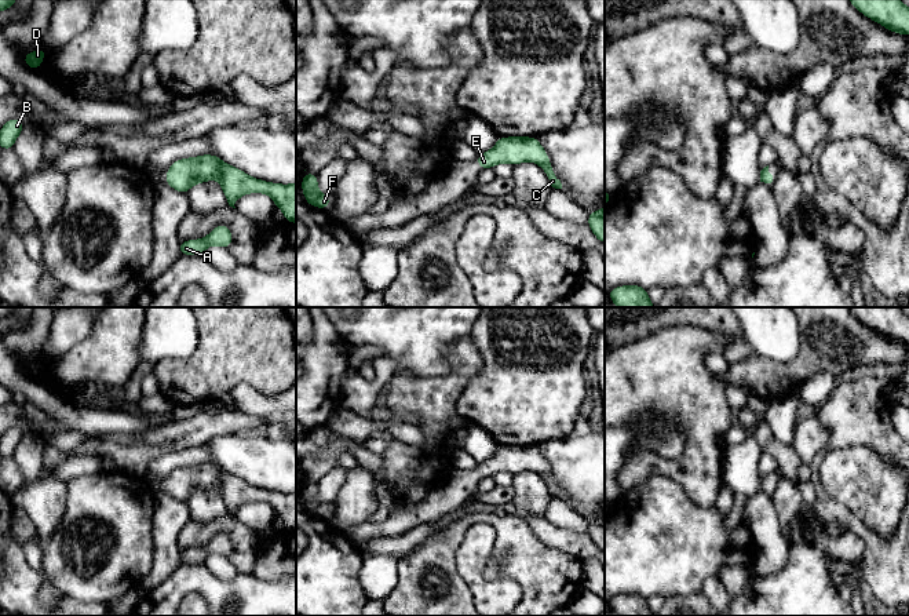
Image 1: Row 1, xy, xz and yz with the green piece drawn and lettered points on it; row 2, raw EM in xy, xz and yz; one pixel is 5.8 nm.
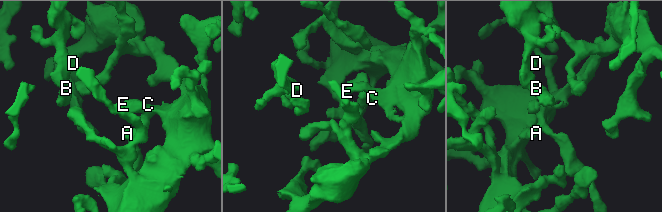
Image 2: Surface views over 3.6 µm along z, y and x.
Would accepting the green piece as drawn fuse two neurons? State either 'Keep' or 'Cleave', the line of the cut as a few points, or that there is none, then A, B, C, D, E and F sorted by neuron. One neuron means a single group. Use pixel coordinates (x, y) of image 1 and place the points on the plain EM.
Keep. No split. Groups: A B C D E F

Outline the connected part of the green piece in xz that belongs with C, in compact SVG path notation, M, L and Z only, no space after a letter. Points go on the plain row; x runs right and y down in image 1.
M499 445L497 452L486 462L477 464L479 478L493 477L500 471L516 474L525 470L539 473L552 496L562 497L561 489L556 486L545 458L540 453L537 445Z

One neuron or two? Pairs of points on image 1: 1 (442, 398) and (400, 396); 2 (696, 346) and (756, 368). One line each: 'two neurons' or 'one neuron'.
1: one neuron
2: two neurons

